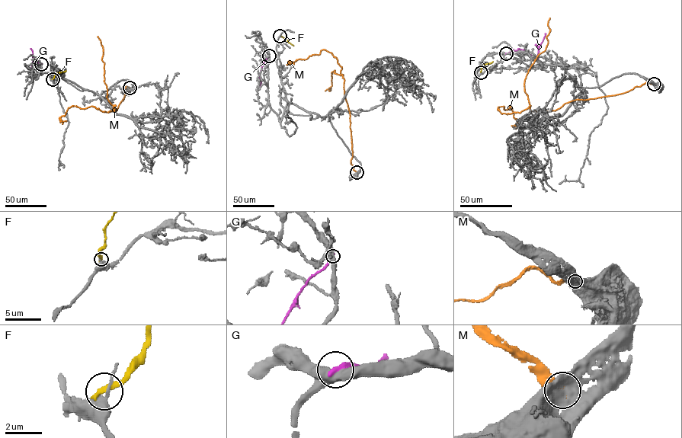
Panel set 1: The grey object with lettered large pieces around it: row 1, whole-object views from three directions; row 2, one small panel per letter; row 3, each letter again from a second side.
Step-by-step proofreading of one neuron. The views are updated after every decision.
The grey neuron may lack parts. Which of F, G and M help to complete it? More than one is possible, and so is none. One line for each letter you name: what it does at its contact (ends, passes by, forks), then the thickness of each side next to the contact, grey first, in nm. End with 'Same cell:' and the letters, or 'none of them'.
Same cell: none of them

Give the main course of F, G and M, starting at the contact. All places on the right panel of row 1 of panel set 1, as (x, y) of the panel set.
F: (481, 72), (483, 65), (493, 61)
G: (506, 53), (524, 49), (537, 59), (538, 48), (545, 33)
M: (654, 84), (577, 99), (555, 110), (531, 111), (529, 105), (507, 114), (498, 107), (510, 106), (516, 126)

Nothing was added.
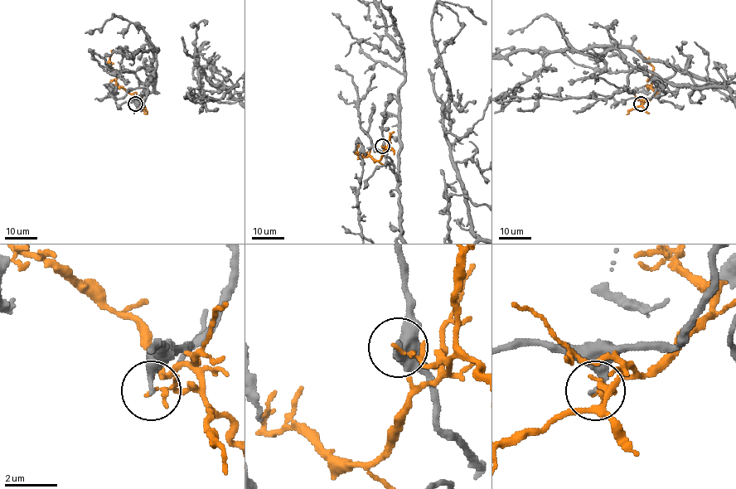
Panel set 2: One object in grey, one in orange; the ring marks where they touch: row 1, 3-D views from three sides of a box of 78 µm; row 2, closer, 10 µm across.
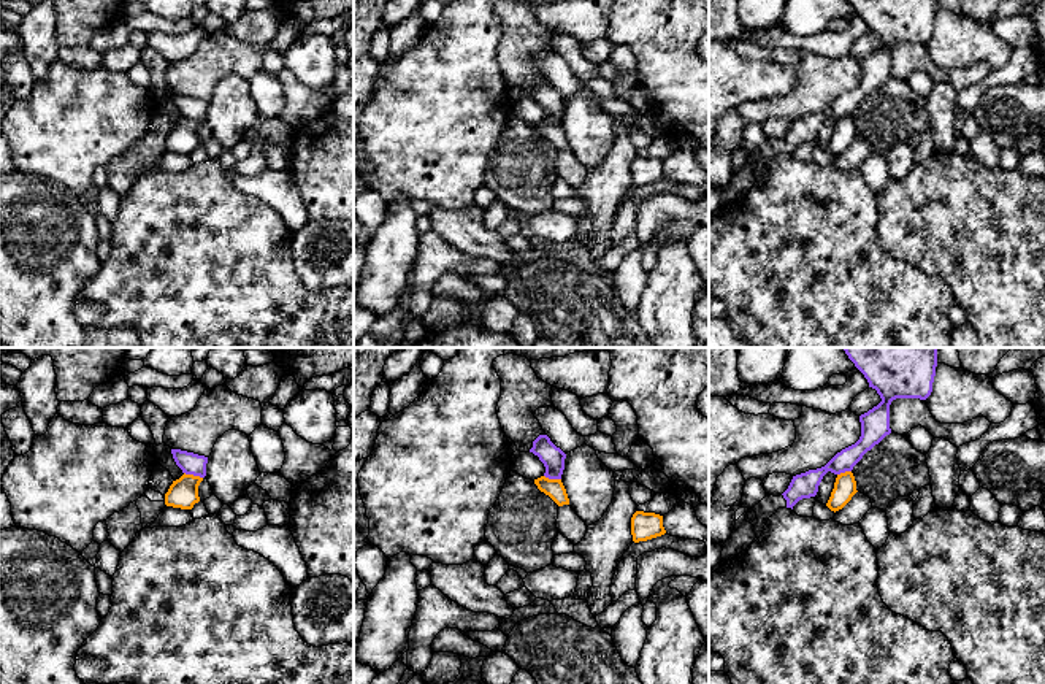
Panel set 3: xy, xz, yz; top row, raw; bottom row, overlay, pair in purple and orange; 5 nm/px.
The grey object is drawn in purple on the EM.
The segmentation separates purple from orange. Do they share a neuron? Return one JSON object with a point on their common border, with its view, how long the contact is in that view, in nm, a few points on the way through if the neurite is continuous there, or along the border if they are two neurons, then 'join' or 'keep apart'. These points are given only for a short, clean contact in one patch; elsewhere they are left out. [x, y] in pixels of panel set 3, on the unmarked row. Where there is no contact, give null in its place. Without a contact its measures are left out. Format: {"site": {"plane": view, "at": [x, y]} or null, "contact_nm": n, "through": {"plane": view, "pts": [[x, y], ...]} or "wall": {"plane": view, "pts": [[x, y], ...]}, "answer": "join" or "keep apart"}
{"site": {"plane": "xy", "at": [194, 119]}, "contact_nm": 100, "wall": {"plane": "xy", "pts": [[184, 116], [202, 122]]}, "answer": "keep apart"}

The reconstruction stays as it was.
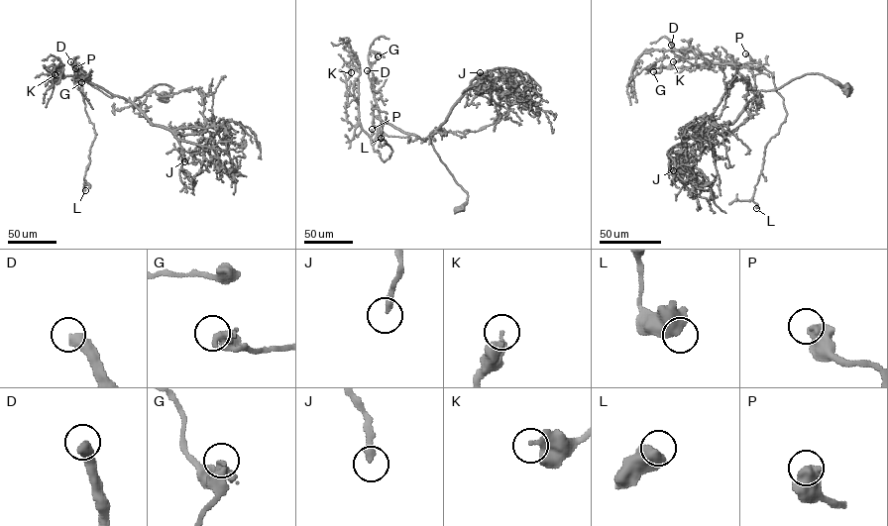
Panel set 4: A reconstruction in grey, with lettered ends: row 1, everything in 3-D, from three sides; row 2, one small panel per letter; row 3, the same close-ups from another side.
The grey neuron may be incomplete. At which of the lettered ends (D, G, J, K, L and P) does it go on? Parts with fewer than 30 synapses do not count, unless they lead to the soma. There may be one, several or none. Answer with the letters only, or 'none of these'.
D, J

